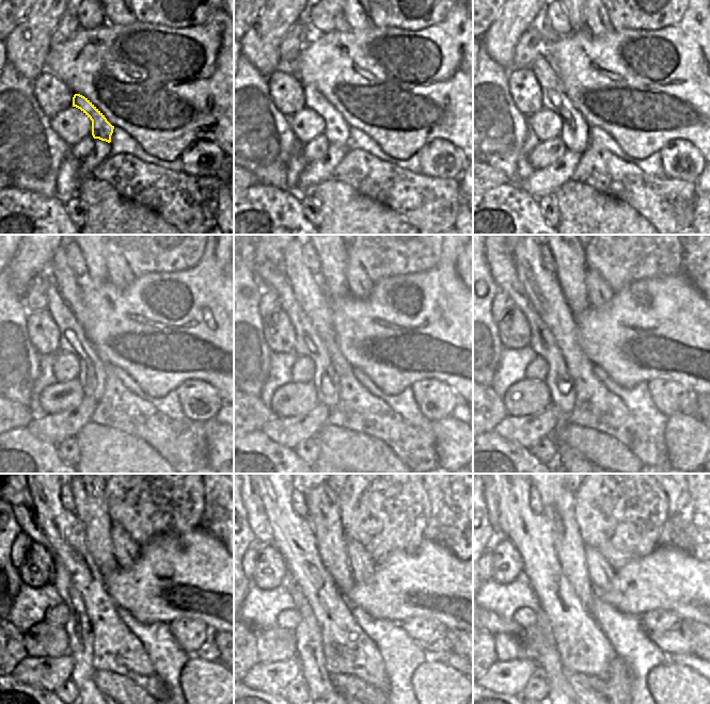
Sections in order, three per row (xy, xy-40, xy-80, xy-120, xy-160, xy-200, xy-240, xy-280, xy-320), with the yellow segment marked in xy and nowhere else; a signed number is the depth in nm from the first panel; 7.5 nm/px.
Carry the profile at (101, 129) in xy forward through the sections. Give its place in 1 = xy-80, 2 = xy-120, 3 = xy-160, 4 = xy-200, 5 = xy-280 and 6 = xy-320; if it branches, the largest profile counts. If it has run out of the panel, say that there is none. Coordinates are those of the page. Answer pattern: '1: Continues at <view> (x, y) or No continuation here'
1: Continues at xy-80 (574, 133)
2: Continues at xy-120 (92, 374)
3: Continues at xy-160 (306, 341)
4: Continues at xy-200 (499, 257)
5: Continues at xy-280 (308, 635)
6: Continues at xy-320 (548, 659).

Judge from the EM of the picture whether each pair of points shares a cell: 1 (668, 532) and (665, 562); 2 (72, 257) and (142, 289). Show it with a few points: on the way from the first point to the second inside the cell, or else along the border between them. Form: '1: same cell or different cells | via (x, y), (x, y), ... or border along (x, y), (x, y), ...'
1: different cells | border along (658, 545), (681, 549), (690, 556)
2: different cells | border along (85, 273), (79, 277)

